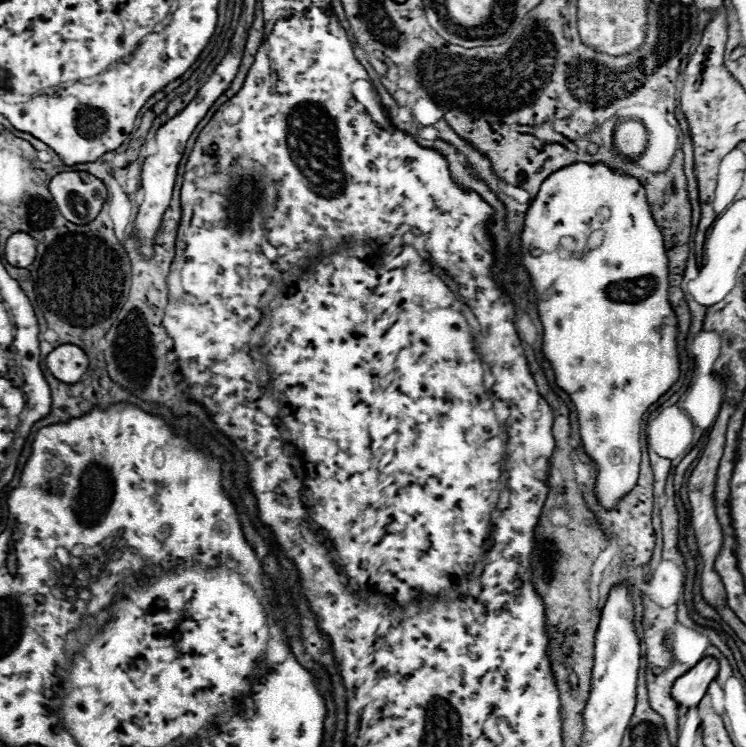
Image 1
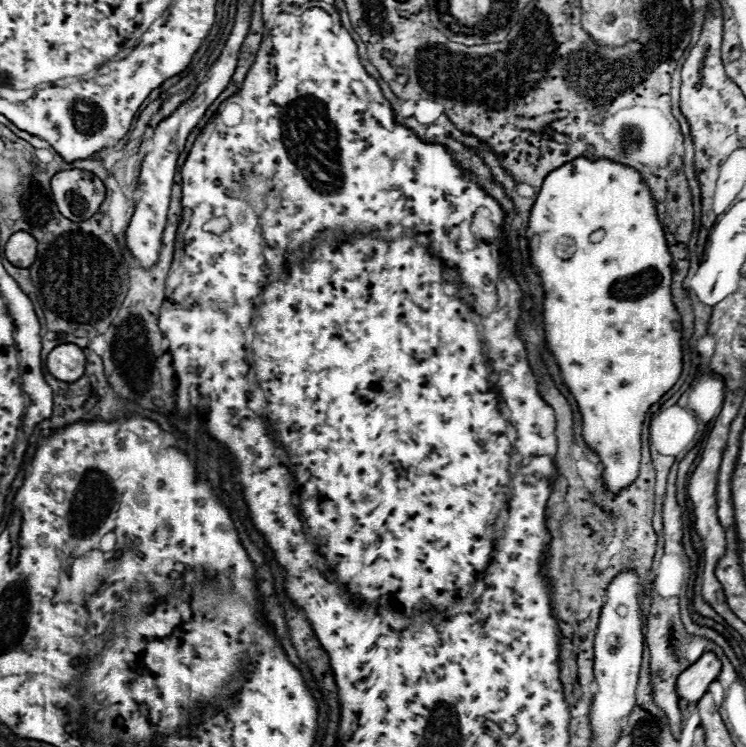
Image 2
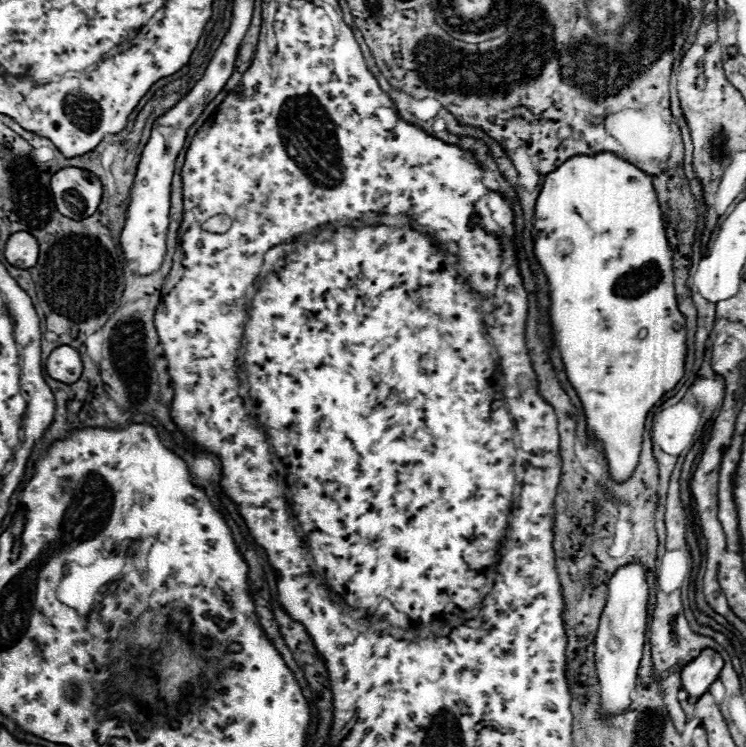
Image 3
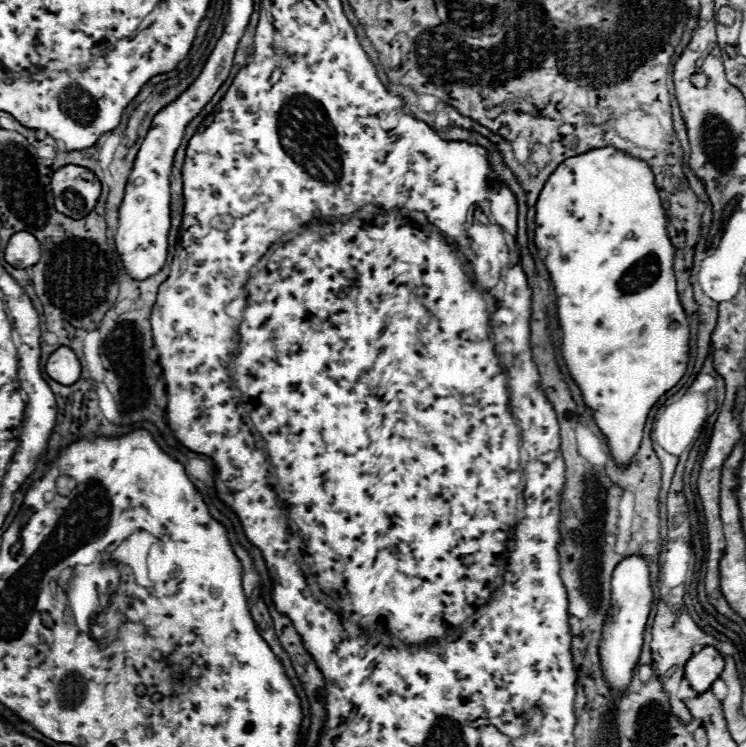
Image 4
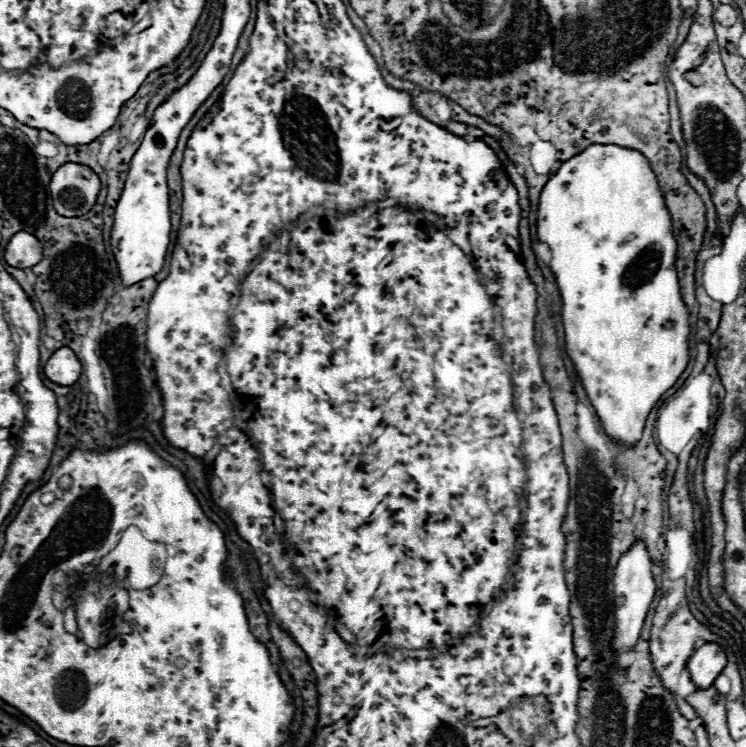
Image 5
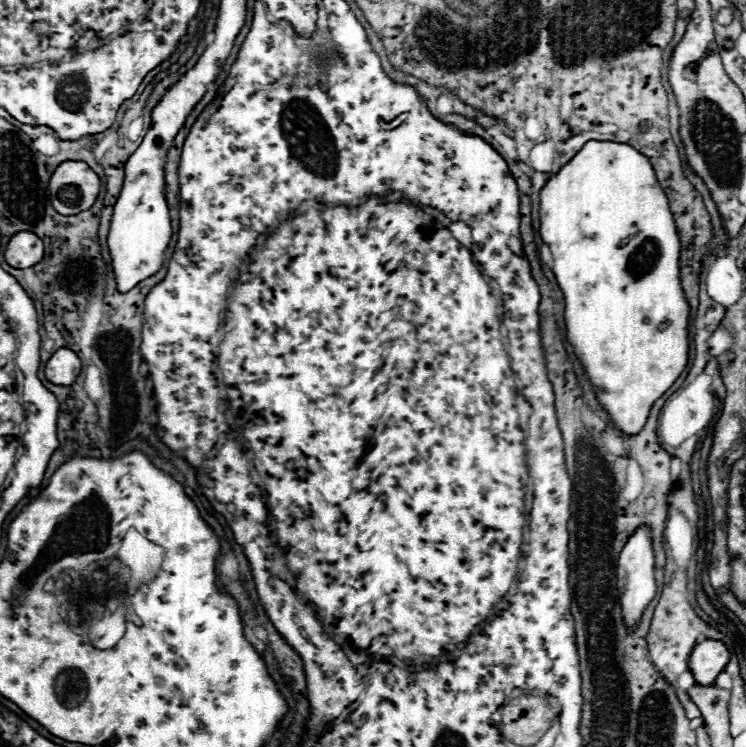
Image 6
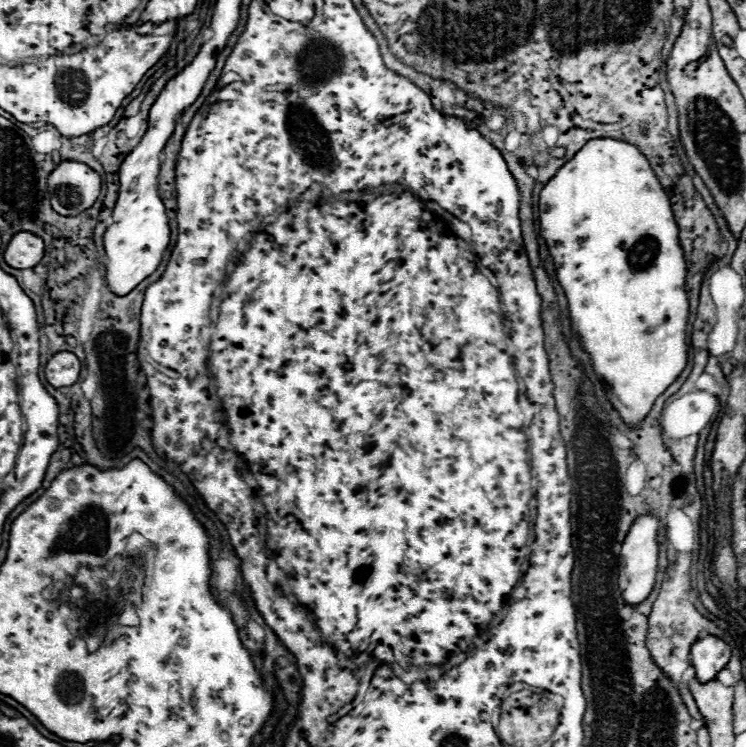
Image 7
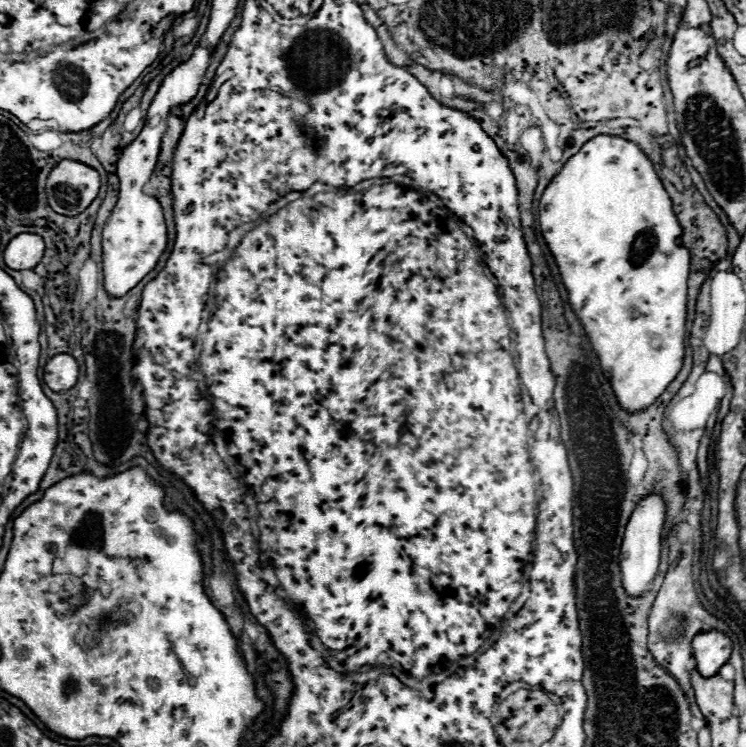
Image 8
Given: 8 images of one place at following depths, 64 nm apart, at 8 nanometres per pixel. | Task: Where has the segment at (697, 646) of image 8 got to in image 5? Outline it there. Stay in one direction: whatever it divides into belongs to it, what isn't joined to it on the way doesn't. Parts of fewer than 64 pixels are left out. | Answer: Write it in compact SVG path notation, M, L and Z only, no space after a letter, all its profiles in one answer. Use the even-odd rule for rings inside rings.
M708 642L692 654L686 668L688 668L690 678L696 684L696 688L706 690L714 684L714 680L720 676L724 666L726 666L724 650L718 644Z

